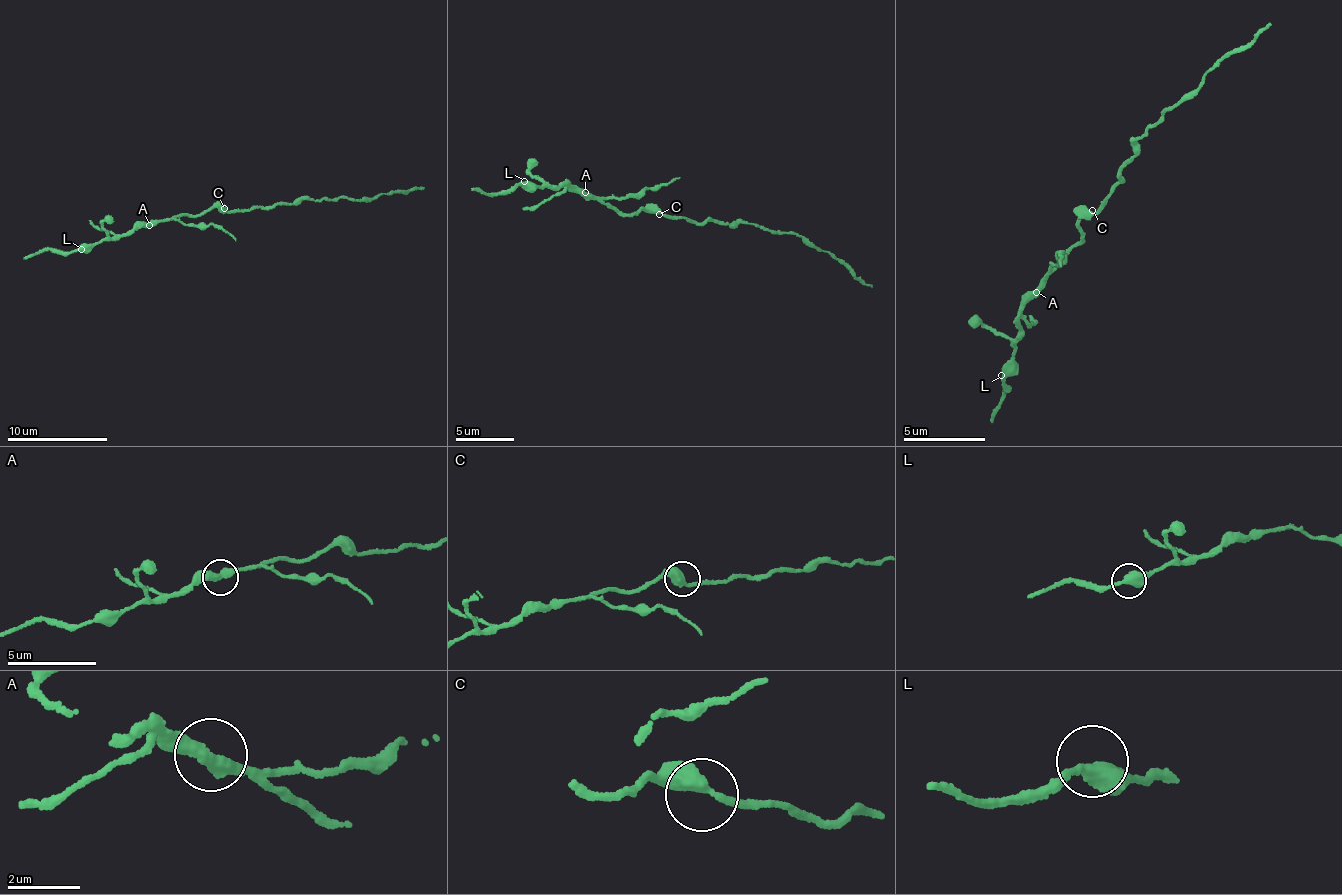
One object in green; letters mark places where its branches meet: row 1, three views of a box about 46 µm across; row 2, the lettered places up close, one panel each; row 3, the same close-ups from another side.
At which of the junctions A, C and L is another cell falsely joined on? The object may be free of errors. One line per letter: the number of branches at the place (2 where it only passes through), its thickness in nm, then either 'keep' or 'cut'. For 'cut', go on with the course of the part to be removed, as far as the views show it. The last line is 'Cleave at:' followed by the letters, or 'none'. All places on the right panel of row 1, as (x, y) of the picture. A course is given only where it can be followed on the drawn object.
A: 2 | 380 nm | cut | (1037, 291), (1050, 263), (1062, 263), (1063, 250), (1060, 267)
C: 2 | 400 nm | keep
L: 2 | 400 nm | keep
Cleave at: A

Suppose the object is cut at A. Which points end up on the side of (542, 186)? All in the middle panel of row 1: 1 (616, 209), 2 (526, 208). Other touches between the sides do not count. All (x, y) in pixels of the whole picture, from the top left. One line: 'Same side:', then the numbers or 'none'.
Same side: 1

